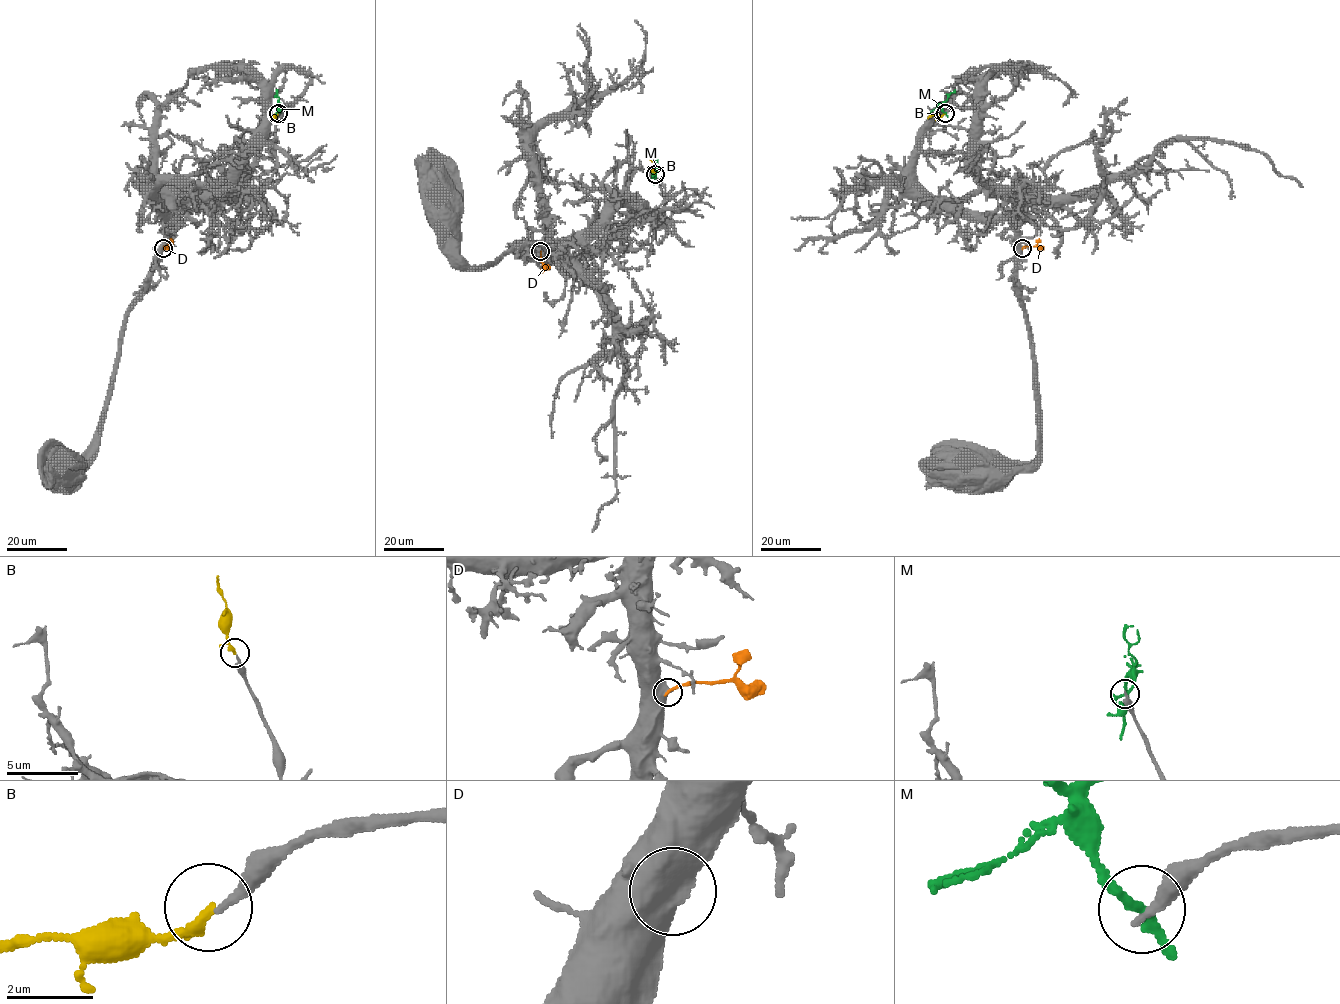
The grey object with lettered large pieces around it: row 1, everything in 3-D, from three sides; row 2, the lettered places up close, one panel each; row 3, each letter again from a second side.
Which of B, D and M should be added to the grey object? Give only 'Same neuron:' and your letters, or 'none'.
Same neuron: B

